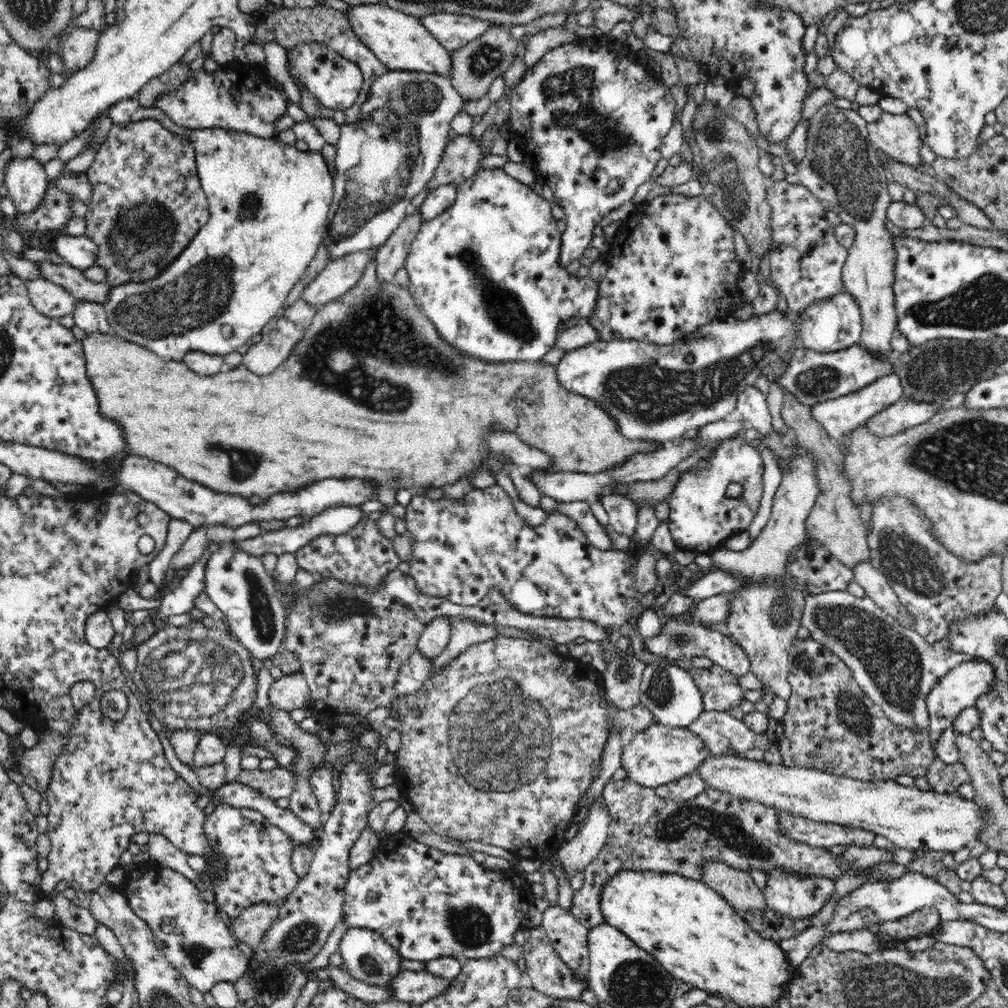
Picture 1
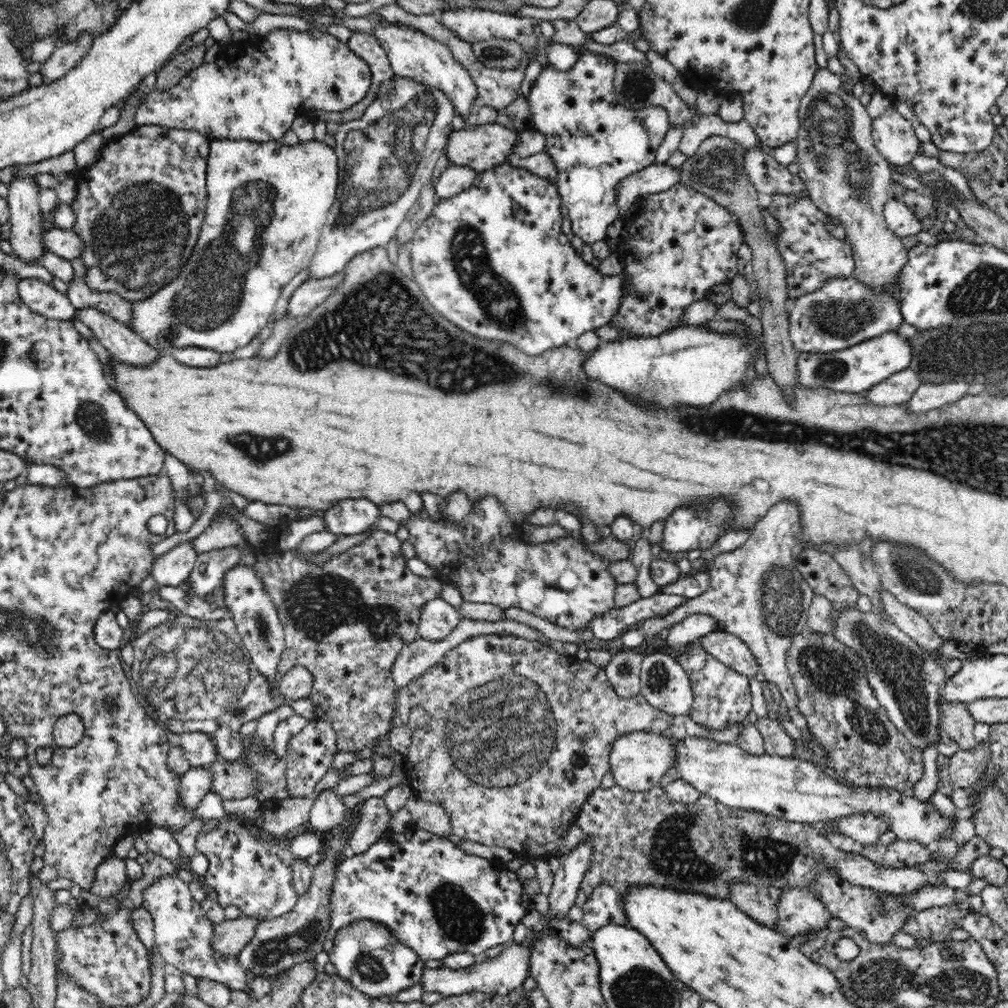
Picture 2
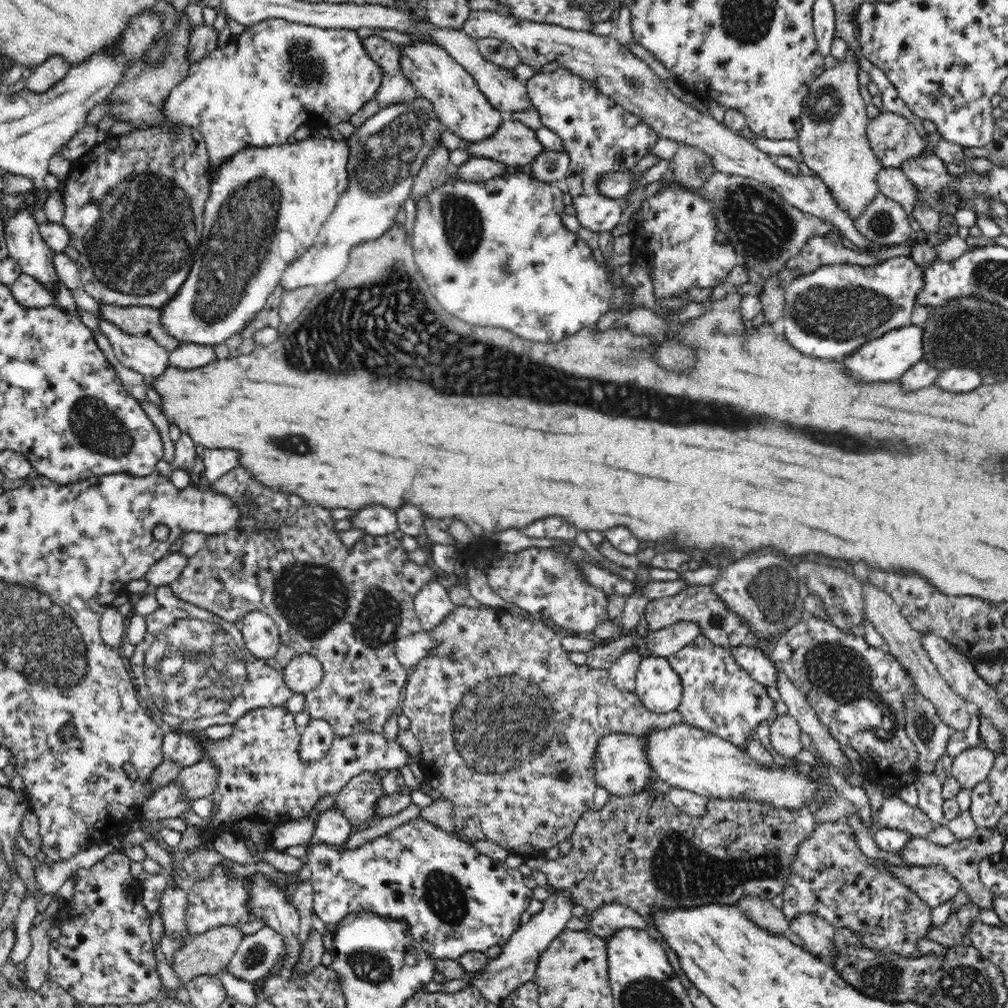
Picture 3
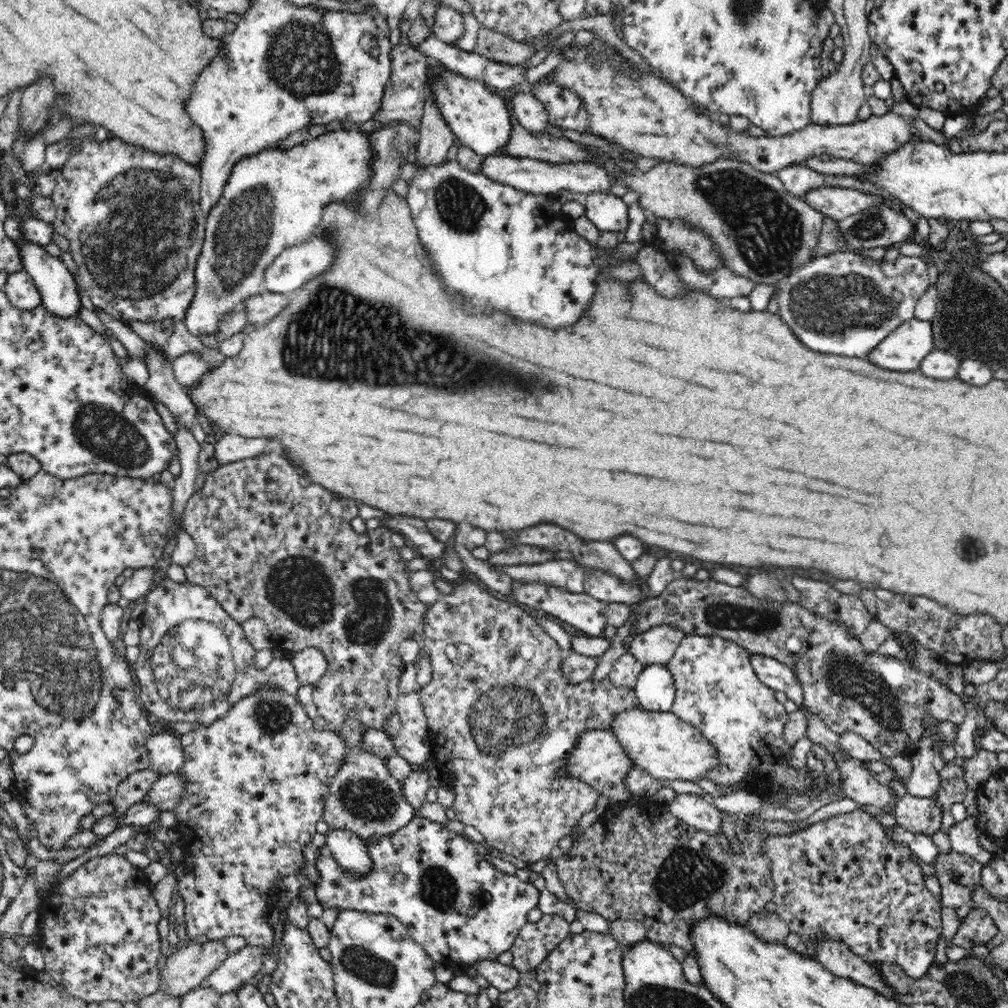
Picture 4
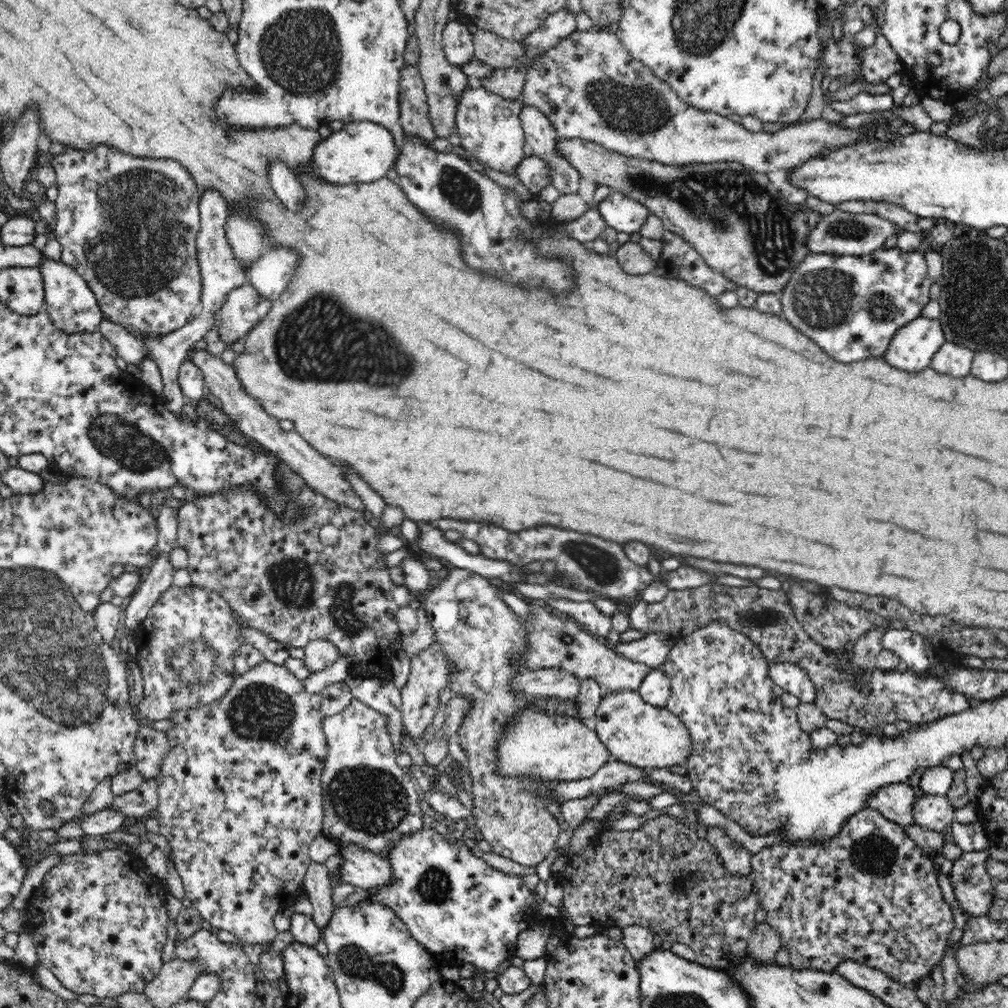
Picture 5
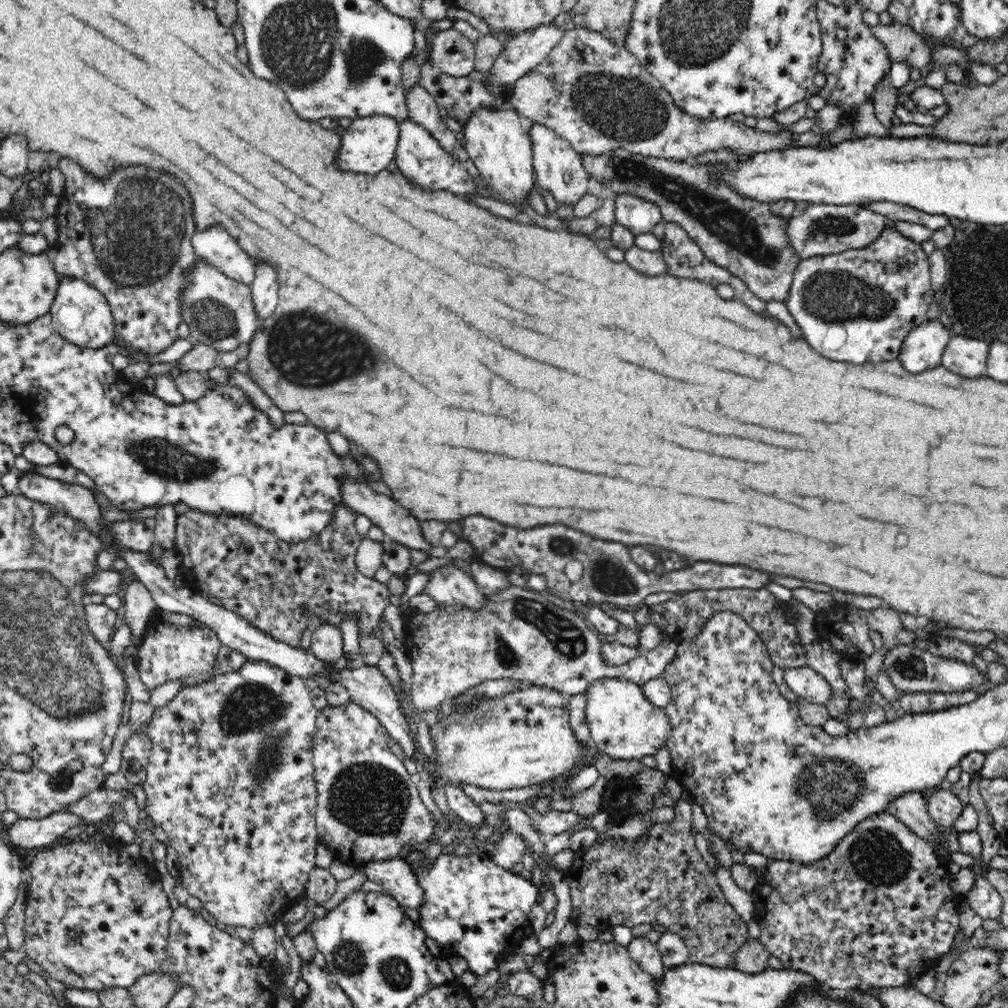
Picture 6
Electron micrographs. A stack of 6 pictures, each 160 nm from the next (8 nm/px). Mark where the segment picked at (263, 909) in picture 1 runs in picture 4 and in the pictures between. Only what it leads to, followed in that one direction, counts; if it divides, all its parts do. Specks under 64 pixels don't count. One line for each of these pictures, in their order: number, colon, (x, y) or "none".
2: (231, 936)
3: (206, 953)
4: (189, 966)

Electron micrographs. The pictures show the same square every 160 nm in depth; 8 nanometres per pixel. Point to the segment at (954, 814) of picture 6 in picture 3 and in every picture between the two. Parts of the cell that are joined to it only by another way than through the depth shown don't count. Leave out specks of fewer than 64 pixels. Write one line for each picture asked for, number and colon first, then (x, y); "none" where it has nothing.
3: (894, 813)
4: (918, 815)
5: (933, 812)

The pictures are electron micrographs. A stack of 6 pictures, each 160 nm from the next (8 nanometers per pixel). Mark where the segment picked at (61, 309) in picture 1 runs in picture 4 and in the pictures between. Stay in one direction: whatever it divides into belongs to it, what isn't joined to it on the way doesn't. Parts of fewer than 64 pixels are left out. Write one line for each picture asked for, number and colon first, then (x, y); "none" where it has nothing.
2: (42, 297)
3: (30, 293)
4: (20, 289)

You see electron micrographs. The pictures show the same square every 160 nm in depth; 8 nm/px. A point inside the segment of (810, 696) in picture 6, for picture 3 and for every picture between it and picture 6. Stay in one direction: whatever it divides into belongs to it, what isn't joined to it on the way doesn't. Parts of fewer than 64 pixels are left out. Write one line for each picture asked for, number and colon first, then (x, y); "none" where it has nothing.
3: (752, 660)
4: (778, 677)
5: (792, 679)

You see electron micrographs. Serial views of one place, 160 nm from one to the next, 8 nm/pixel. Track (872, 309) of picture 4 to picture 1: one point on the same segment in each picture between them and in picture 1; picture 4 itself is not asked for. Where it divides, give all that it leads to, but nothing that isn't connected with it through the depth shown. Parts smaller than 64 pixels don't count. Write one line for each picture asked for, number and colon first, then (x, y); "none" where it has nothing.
1: (829, 325)
2: (844, 312)
3: (830, 313)

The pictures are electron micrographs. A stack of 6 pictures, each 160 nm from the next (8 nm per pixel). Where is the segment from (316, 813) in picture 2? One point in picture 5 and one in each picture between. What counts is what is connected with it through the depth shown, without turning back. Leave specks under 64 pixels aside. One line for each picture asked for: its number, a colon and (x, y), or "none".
3: (331, 827)
4: (349, 850)
5: (360, 867)

